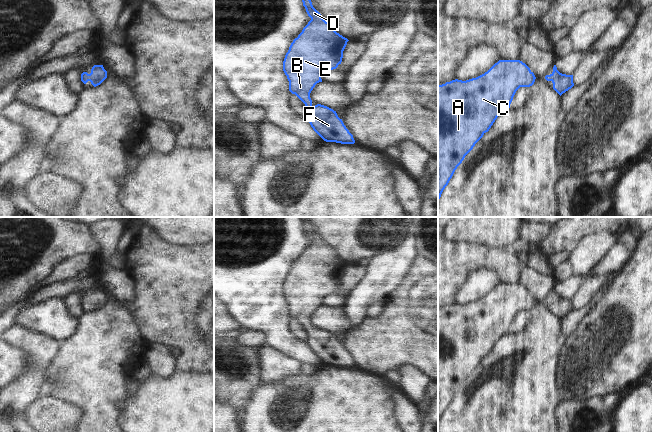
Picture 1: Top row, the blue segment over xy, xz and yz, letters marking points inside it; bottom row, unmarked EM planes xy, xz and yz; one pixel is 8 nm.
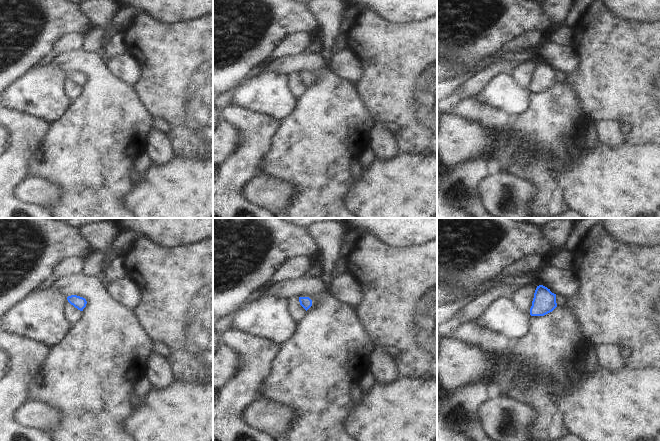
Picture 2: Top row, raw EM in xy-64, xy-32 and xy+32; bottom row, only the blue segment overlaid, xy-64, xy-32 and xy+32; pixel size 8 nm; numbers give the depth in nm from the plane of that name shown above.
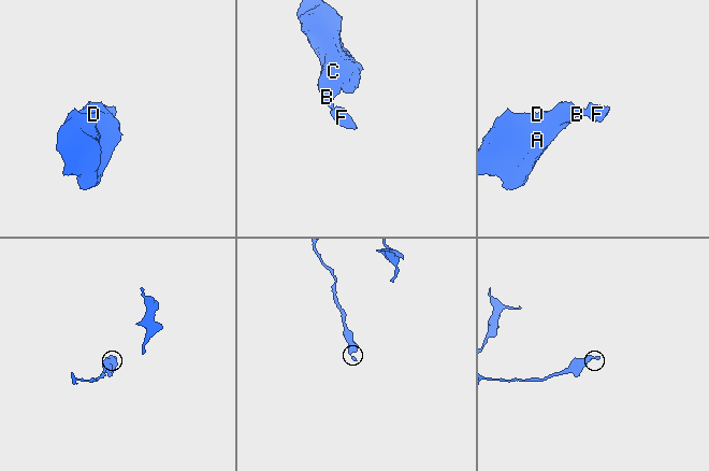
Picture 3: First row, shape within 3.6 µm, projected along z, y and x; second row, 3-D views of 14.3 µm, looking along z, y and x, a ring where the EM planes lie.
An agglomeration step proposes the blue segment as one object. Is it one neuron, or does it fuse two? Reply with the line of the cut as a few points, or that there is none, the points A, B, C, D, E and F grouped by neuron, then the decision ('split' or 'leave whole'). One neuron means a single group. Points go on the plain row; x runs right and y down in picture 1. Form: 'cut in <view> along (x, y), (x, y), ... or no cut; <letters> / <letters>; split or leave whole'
no cut; A B C D E F; leave whole

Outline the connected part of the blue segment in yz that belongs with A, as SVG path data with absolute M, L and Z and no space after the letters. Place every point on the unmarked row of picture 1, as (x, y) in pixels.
M499 284L484 298L466 305L452 304L438 309L438 427L441 418L448 409L457 391L475 368L489 355L497 341L509 334L516 315L520 311L530 311L535 306L535 299L520 284Z

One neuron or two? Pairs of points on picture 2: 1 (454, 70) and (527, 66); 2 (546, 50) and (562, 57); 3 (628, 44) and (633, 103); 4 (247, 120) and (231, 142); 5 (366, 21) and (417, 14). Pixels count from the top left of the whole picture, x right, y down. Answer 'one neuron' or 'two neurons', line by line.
1: two neurons
2: one neuron
3: one neuron
4: two neurons
5: two neurons

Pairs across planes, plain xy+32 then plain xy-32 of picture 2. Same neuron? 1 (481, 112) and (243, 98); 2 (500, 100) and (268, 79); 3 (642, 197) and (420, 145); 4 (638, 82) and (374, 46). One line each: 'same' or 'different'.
1: different
2: same
3: different
4: same

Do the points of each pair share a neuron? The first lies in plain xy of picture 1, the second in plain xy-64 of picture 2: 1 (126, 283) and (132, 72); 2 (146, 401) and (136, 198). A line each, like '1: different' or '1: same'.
1: same
2: same

